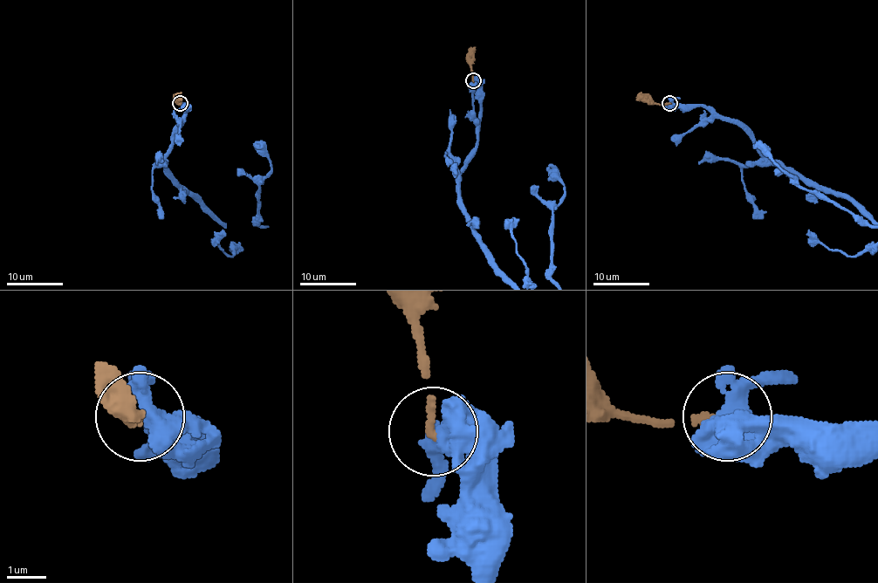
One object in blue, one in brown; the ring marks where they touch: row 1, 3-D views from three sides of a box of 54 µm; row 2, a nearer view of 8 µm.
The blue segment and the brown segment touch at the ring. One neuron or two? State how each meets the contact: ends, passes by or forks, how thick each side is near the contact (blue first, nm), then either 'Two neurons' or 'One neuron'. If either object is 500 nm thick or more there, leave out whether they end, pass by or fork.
At the ring blue forks. At the ring brown ends. Thickness 440 nm (blue) against 180 nm. Two neurons

